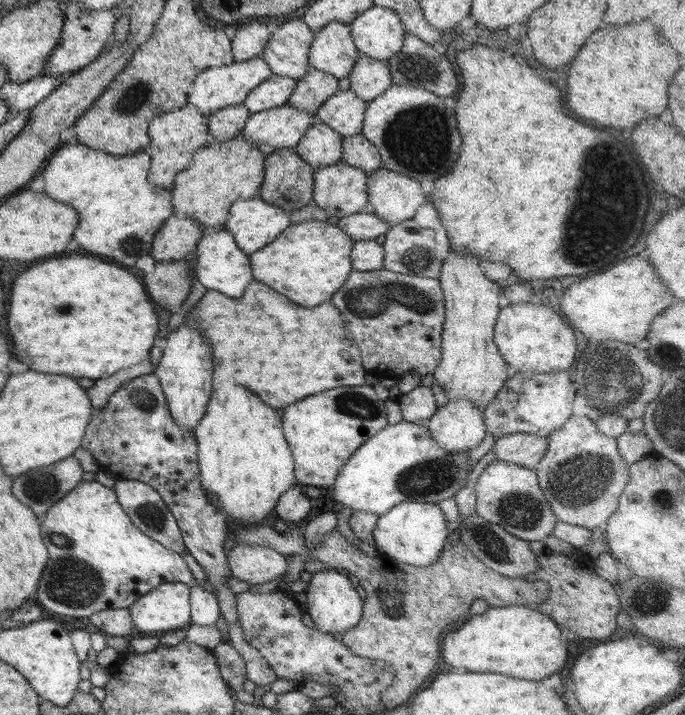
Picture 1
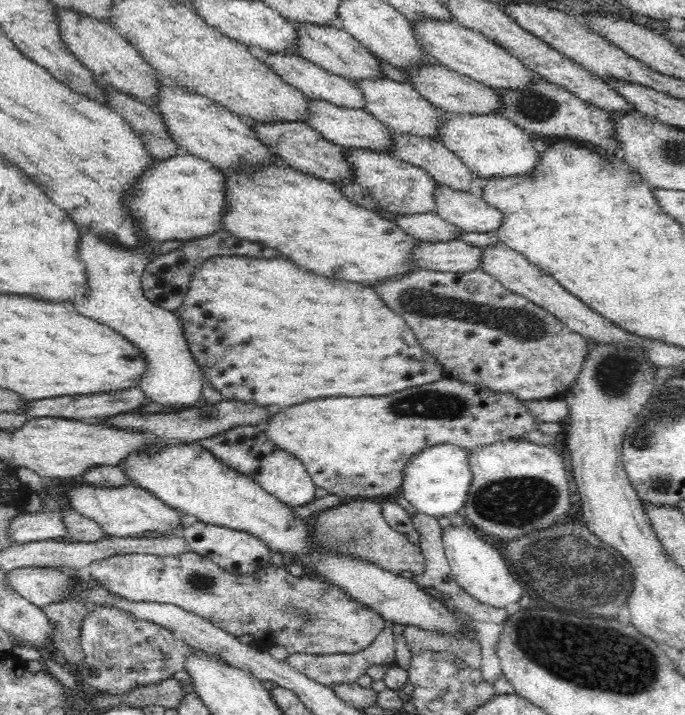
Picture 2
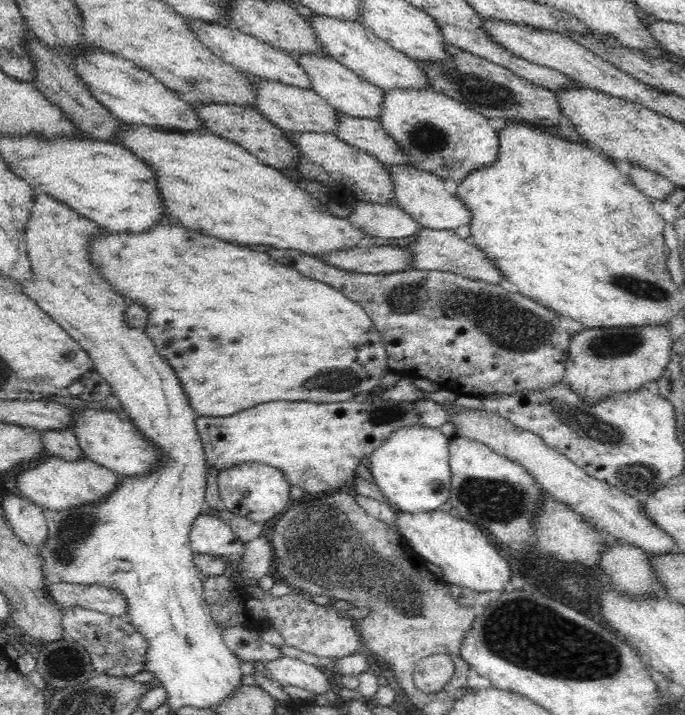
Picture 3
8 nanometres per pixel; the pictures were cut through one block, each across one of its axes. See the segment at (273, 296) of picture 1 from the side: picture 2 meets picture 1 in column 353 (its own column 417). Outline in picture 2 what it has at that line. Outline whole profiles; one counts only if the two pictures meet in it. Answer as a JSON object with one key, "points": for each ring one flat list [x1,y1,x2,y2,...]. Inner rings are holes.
{"points":[[216,256,216,258,210,258,210,260,202,262,196,268,196,272,194,272,194,278,190,282,190,290,188,290,180,310,177,309,176,311,177,316,180,316,179,320,182,323,184,337,186,337,188,345,190,345,190,354,194,355,194,359,197,360,196,363,202,369,202,375,205,376,205,379,222,393,222,400,250,401,263,407,275,406,276,408,284,408,300,402,306,402,306,400,318,400,330,397,390,396,392,392,400,391,403,388,432,384,445,378,442,365,438,363,438,359,434,359,434,355,430,355,430,352,422,349,418,339,416,339,416,335,414,335,414,331,412,331,412,327,402,319,402,316,394,313,380,299,380,295,372,287,306,272,298,268,297,264,282,256,276,258],[222,314,228,316,228,322,226,322,228,326,224,326,224,328,234,330,238,334,232,332,232,336,220,338,220,332,218,332,216,338,214,338,214,334,212,334,212,330,208,330,208,326,210,328,218,328,218,322,220,322,218,318,222,318]]}

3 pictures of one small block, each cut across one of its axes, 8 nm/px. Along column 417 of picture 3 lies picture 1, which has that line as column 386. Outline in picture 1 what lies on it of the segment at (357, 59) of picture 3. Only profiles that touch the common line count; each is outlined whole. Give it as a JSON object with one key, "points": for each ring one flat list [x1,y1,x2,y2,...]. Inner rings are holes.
{"points":[[359,53,358,60,347,77,350,79,350,89,367,101,374,100,393,85,388,63,362,53]]}

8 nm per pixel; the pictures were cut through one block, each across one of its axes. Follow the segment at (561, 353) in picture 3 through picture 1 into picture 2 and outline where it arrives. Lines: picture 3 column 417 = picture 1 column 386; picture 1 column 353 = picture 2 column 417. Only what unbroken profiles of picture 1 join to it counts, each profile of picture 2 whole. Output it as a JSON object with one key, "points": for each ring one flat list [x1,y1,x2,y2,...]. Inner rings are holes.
{"points":[[415,269,398,278,382,280,372,289,380,299,412,327,422,349,434,355,445,377,467,384,482,385,498,393,512,392,522,400,540,400,561,395,577,379,588,354,588,340,572,332,558,317,545,308,509,291,482,271,438,272]]}

